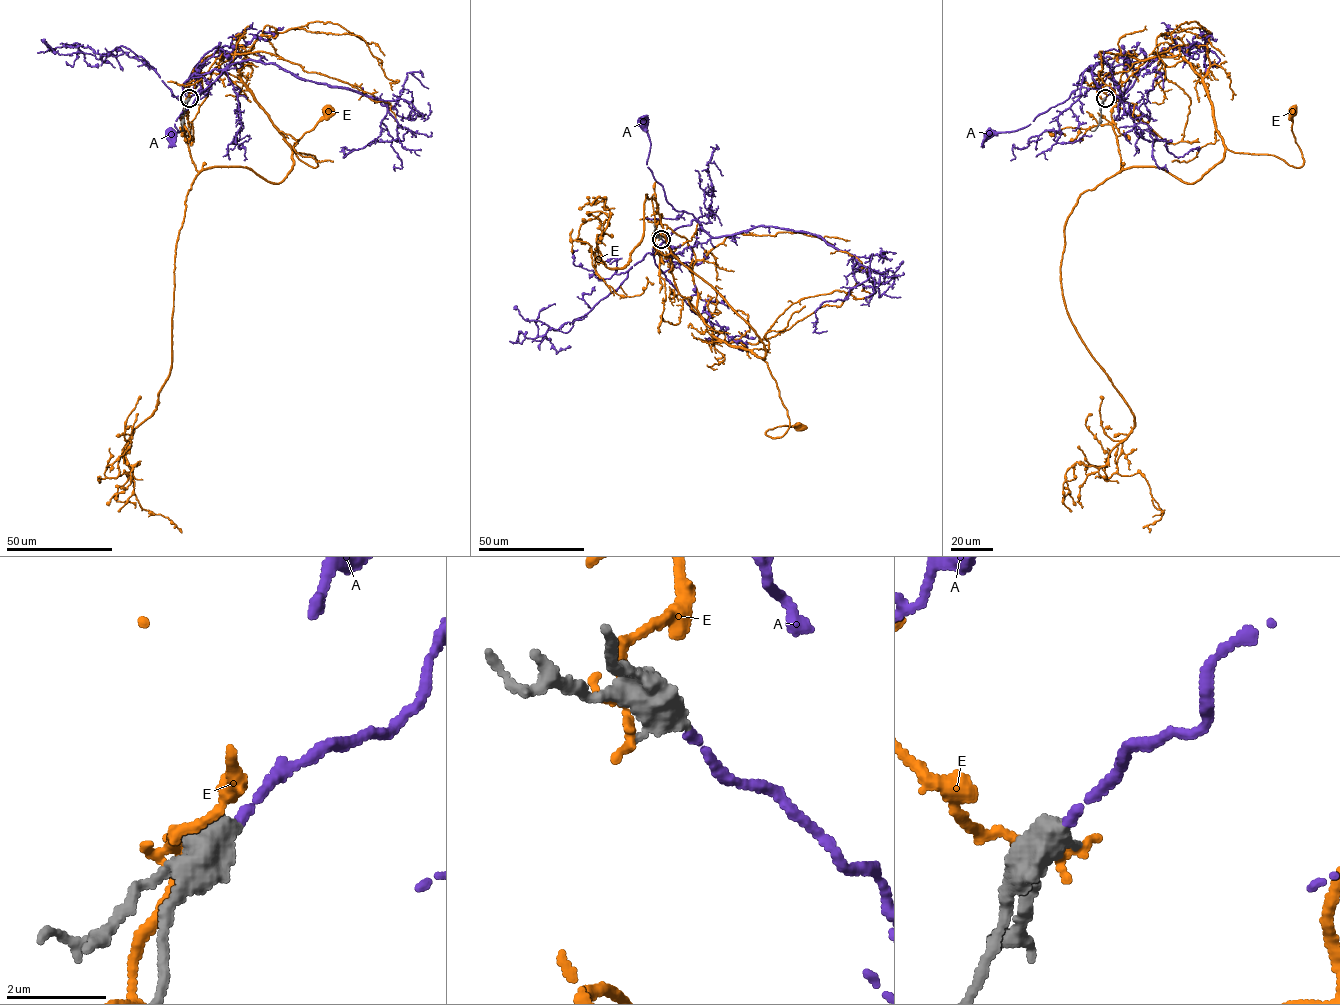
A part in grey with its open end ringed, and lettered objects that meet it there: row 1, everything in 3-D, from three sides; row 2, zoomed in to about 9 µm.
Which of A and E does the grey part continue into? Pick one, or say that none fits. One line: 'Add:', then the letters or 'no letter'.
Add: A

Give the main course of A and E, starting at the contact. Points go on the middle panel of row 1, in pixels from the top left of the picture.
A: (661, 239), (676, 263), (663, 273), (656, 249), (695, 218), (667, 201), (646, 164), (641, 122)
E: (659, 238), (671, 250), (677, 291), (713, 335), (766, 363), (790, 423), (780, 437), (766, 434), (799, 427)

